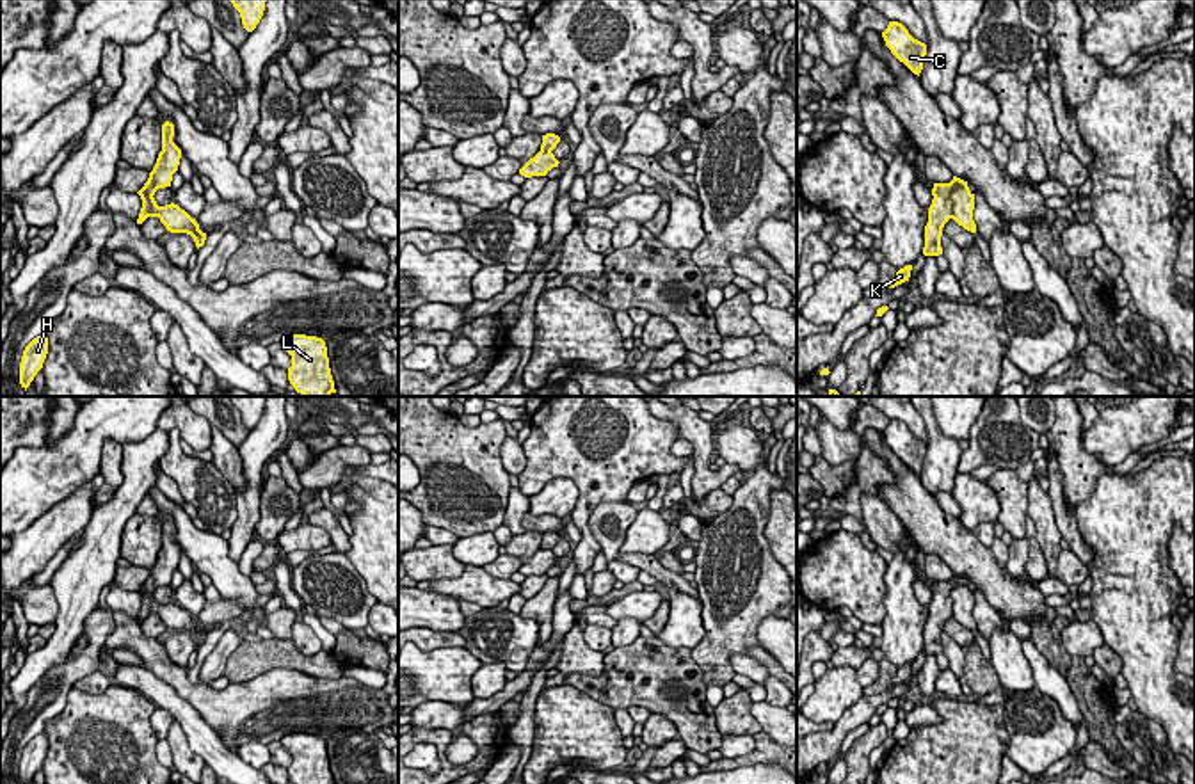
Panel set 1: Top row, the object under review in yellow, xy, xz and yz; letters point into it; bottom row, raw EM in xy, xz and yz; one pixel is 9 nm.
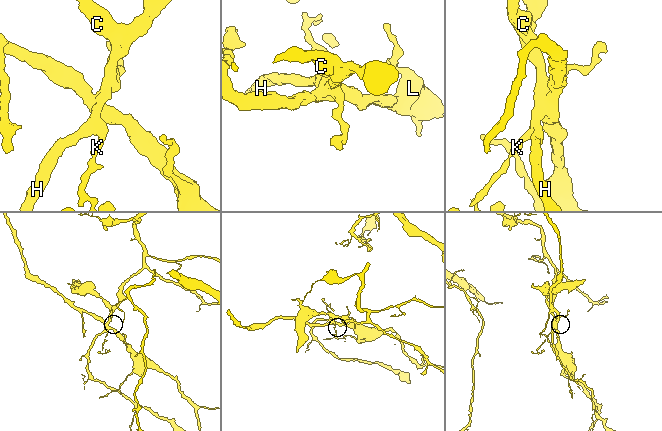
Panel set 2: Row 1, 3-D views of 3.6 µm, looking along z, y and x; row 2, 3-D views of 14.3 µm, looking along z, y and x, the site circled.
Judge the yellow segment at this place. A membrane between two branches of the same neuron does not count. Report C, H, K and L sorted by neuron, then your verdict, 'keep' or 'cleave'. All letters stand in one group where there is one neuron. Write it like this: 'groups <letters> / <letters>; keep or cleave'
groups C H K / L; cleave

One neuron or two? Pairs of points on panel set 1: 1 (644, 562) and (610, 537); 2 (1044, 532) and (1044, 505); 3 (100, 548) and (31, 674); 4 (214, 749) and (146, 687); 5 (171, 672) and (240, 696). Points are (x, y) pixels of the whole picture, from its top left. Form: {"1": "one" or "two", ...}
{"1": "two", "2": "one", "3": "one", "4": "one", "5": "one"}

